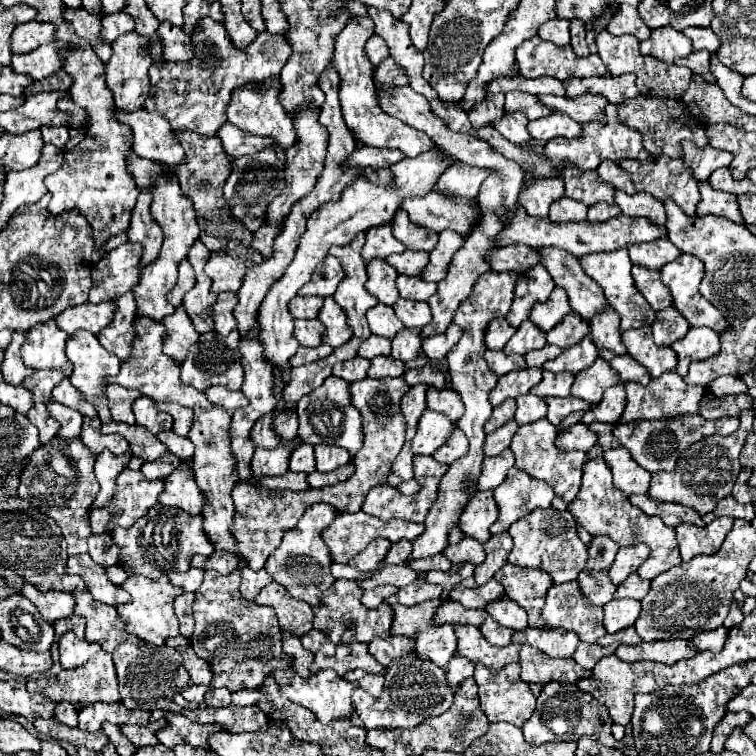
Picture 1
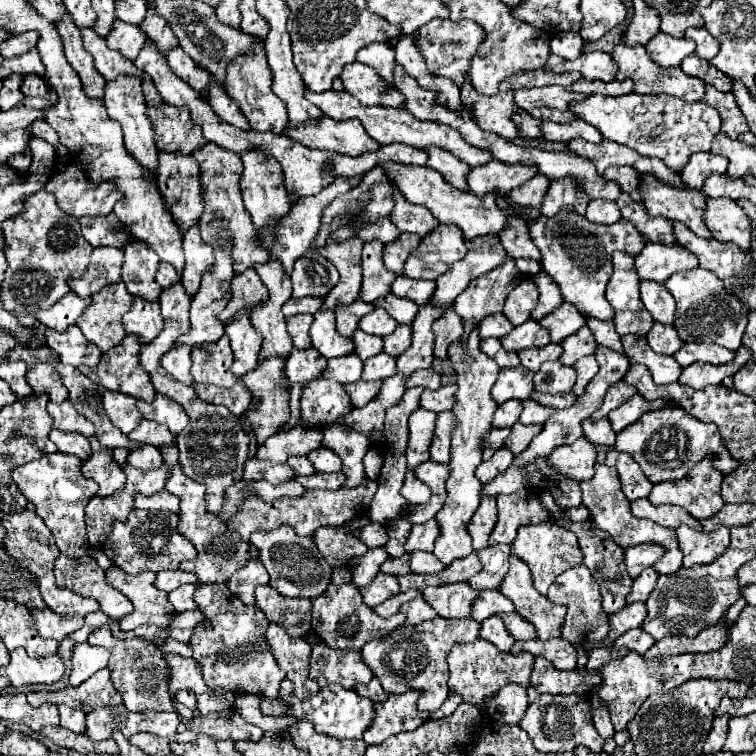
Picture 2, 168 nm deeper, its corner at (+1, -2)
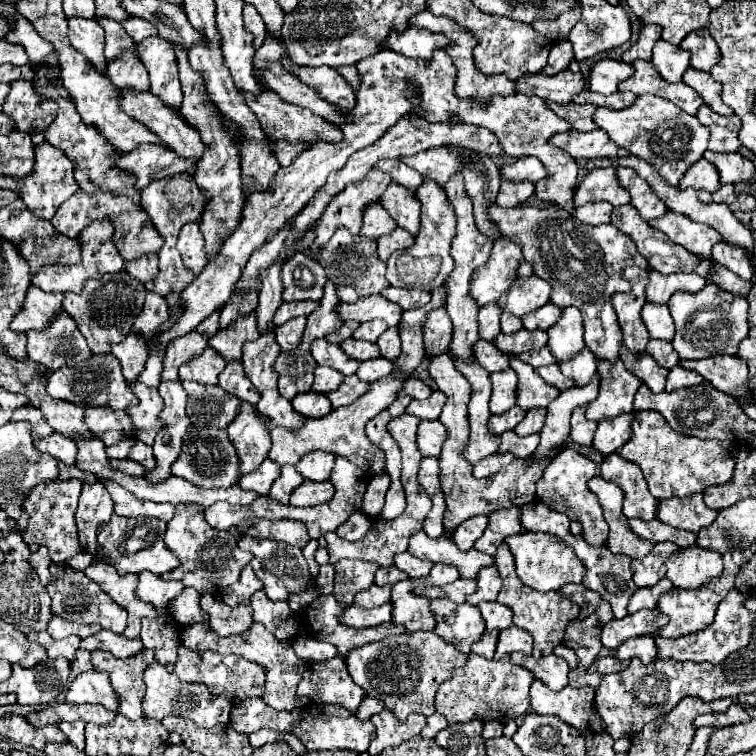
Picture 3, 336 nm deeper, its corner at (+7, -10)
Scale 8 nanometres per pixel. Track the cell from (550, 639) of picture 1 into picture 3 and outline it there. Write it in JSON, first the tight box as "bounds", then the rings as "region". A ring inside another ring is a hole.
{"bounds":[511,653,567,691],"region":[[[511,653],[511,663],[517,663],[521,667],[527,667],[539,681],[543,681],[551,691],[561,691],[567,685],[567,661],[557,655],[547,657],[527,657],[521,653]]]}

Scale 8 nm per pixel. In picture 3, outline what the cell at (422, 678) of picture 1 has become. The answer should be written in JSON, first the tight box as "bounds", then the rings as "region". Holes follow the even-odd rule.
{"bounds":[367,709,425,755],"region":[[[383,709],[381,713],[373,715],[371,723],[375,725],[375,739],[371,741],[367,753],[369,755],[377,755],[387,747],[395,747],[401,745],[403,741],[415,737],[421,733],[421,729],[425,727],[425,717],[421,715],[411,715],[405,723],[401,723],[393,711]]]}

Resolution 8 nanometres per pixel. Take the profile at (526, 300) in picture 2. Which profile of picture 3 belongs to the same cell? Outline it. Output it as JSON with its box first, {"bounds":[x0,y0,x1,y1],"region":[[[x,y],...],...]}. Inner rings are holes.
{"bounds":[501,311,523,333],"region":[[[503,311],[501,313],[501,331],[503,333],[515,333],[519,329],[523,329],[521,319],[517,319],[515,315],[509,315],[509,311]]]}

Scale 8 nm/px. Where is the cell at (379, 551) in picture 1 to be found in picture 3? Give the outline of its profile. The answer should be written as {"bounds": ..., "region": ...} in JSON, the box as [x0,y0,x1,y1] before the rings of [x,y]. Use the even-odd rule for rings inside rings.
{"bounds":[333,559,379,605],"region":[[[341,559],[335,563],[335,589],[333,595],[345,605],[353,603],[353,597],[373,585],[373,575],[379,569],[377,563]]]}

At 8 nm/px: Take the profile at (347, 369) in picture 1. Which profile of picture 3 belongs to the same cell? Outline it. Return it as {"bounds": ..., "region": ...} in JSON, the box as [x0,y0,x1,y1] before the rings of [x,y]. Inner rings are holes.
{"bounds":[313,367,345,393],"region":[[[317,367],[315,369],[315,381],[313,381],[313,391],[315,393],[331,393],[343,383],[345,375],[339,373],[333,367]]]}

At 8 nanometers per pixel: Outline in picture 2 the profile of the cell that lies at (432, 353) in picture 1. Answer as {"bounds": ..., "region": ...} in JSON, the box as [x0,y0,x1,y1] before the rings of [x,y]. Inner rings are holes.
{"bounds":[433,309,463,359],"region":[[[447,309],[433,327],[435,335],[435,357],[437,359],[447,359],[447,347],[457,341],[463,335],[463,323],[459,315],[455,315],[455,309]]]}

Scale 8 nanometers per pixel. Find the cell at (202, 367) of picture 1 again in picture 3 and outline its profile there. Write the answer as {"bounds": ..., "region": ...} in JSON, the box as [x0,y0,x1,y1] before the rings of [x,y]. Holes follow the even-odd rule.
{"bounds":[179,347,227,385],"region":[[[207,347],[203,355],[193,357],[191,361],[183,363],[179,369],[179,379],[181,381],[197,381],[201,385],[215,385],[217,375],[221,369],[225,369],[227,361],[213,351],[213,347]]]}

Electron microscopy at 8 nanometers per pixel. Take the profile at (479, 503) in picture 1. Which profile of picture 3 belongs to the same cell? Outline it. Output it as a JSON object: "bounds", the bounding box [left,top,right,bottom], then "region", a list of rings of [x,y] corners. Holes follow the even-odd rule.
{"bounds":[453,517,487,551],"region":[[[471,517],[465,523],[461,523],[455,533],[453,533],[453,541],[461,551],[469,551],[473,547],[473,543],[485,533],[487,529],[487,517]]]}

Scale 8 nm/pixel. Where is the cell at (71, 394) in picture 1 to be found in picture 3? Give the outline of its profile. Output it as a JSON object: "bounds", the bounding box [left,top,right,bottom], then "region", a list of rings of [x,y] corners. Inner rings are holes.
{"bounds":[35,431,77,463],"region":[[[53,431],[53,435],[49,437],[43,437],[43,439],[37,439],[35,445],[53,455],[55,459],[61,459],[65,463],[75,463],[75,457],[77,457],[77,443],[73,439],[65,439],[63,435],[57,435],[57,431]]]}

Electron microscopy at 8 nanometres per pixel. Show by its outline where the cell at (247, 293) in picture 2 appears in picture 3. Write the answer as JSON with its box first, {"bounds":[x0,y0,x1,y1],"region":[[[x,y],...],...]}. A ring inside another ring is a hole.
{"bounds":[209,311,259,361],"region":[[[251,311],[249,315],[239,315],[227,329],[217,331],[209,339],[209,347],[217,349],[227,361],[231,361],[231,359],[239,359],[243,343],[257,339],[257,335],[259,335],[257,315],[255,311]]]}

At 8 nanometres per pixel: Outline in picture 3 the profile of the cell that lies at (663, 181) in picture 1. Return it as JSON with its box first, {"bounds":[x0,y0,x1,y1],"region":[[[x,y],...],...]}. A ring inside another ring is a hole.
{"bounds":[649,209,721,257],"region":[[[667,209],[665,215],[651,219],[649,225],[663,231],[673,243],[679,243],[687,251],[691,251],[695,255],[703,255],[703,257],[711,257],[713,243],[717,243],[721,239],[721,235],[717,235],[717,231],[713,231],[713,227],[709,227],[705,223],[695,223],[687,215],[675,213],[671,209]]]}

